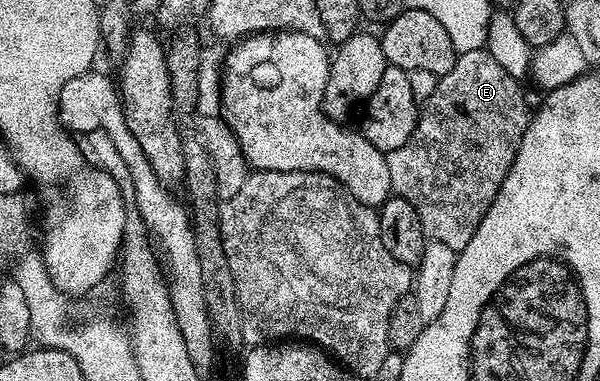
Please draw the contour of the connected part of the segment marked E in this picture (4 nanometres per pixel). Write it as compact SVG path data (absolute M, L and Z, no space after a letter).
M487 49L459 54L453 68L438 79L427 103L422 103L413 136L401 148L386 151L389 180L398 197L409 200L417 210L484 210L489 212L513 160L525 128L531 122L532 107L527 107L520 79L509 76Z

